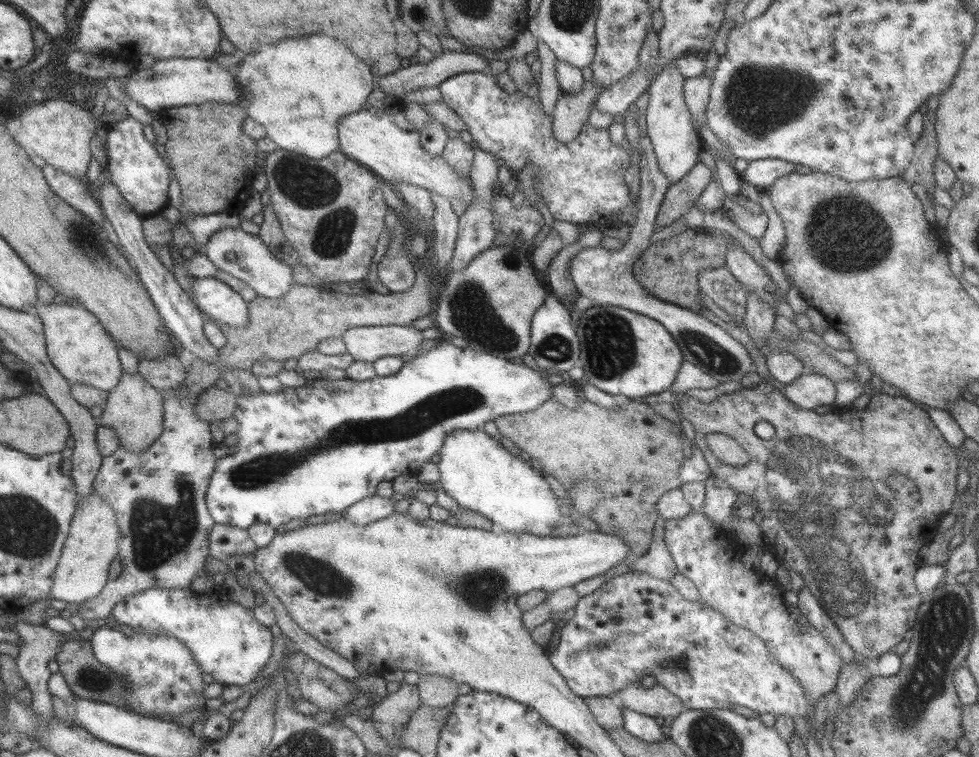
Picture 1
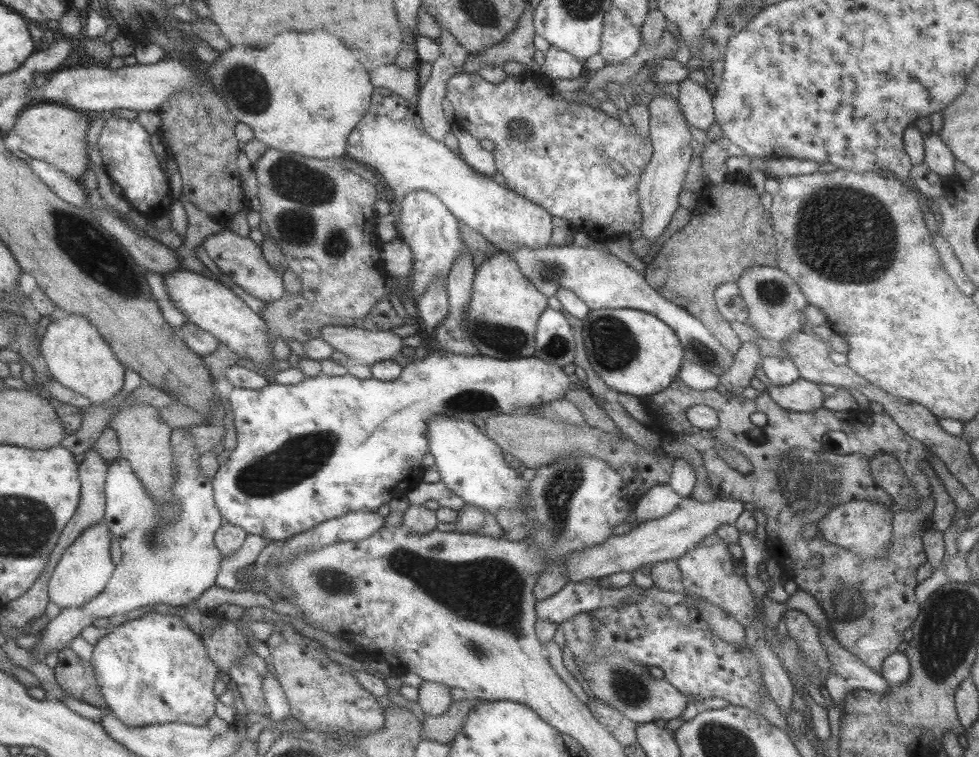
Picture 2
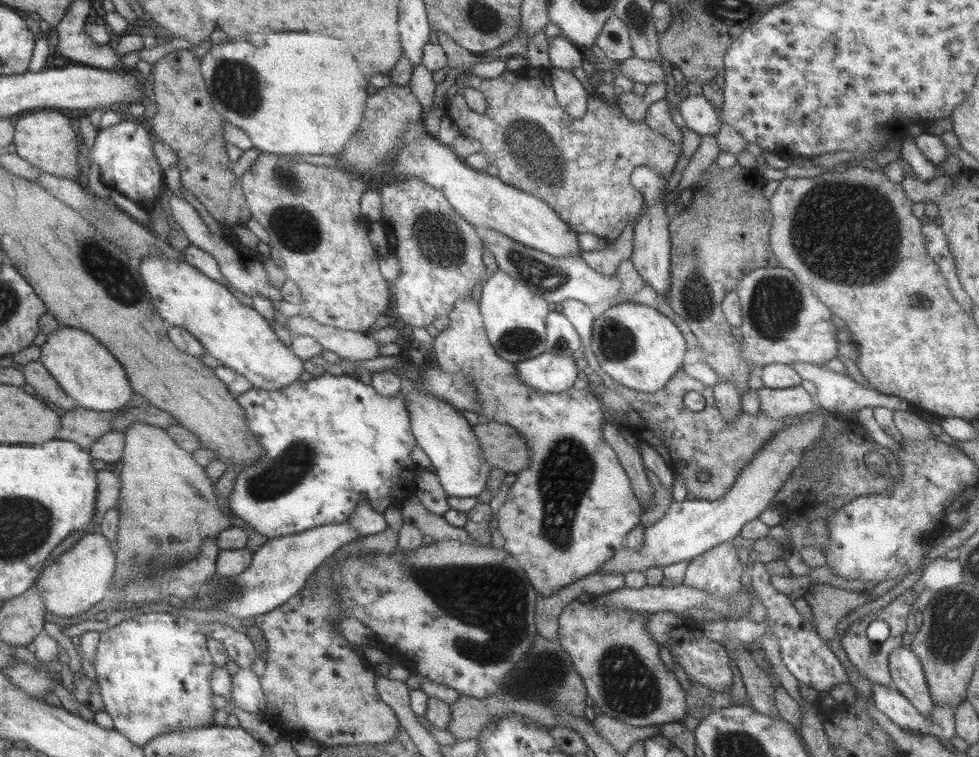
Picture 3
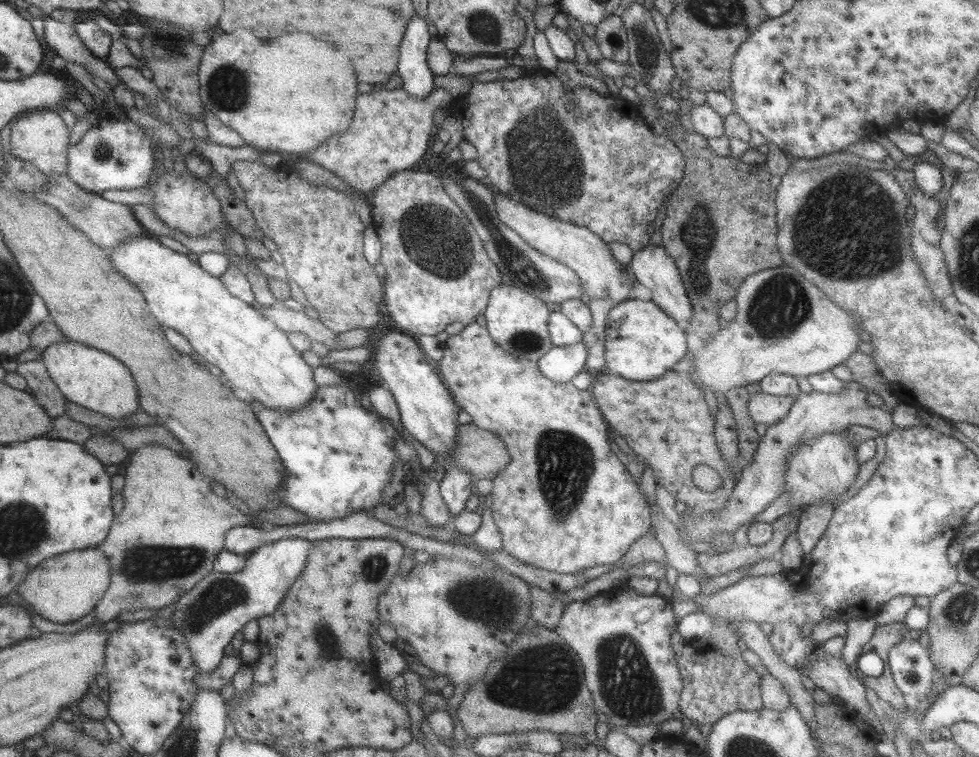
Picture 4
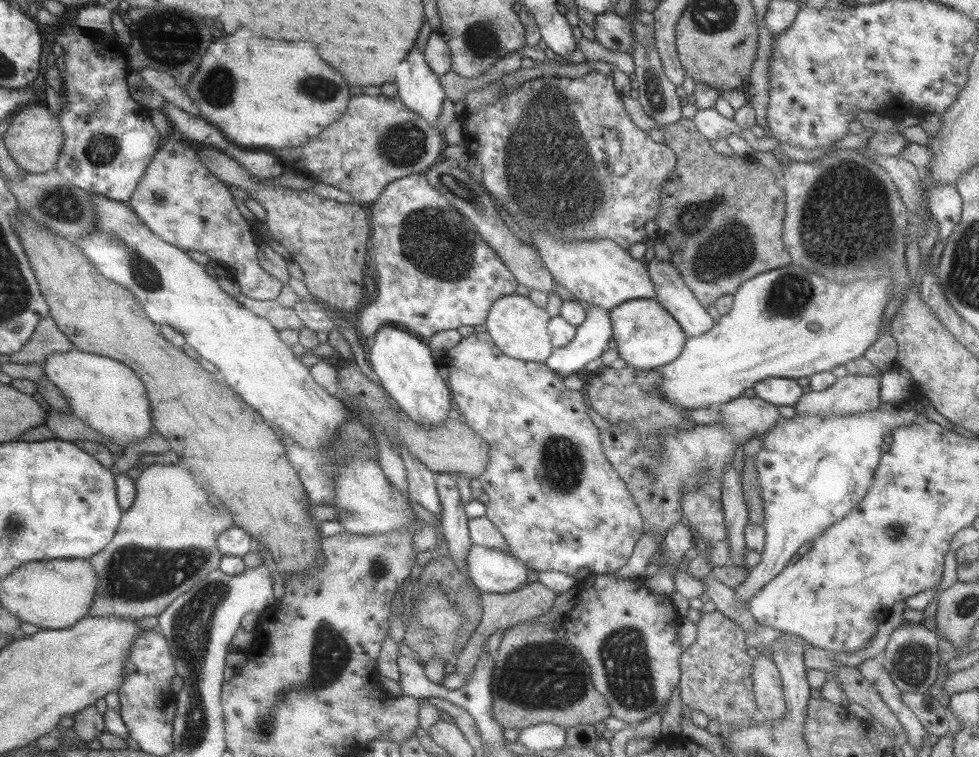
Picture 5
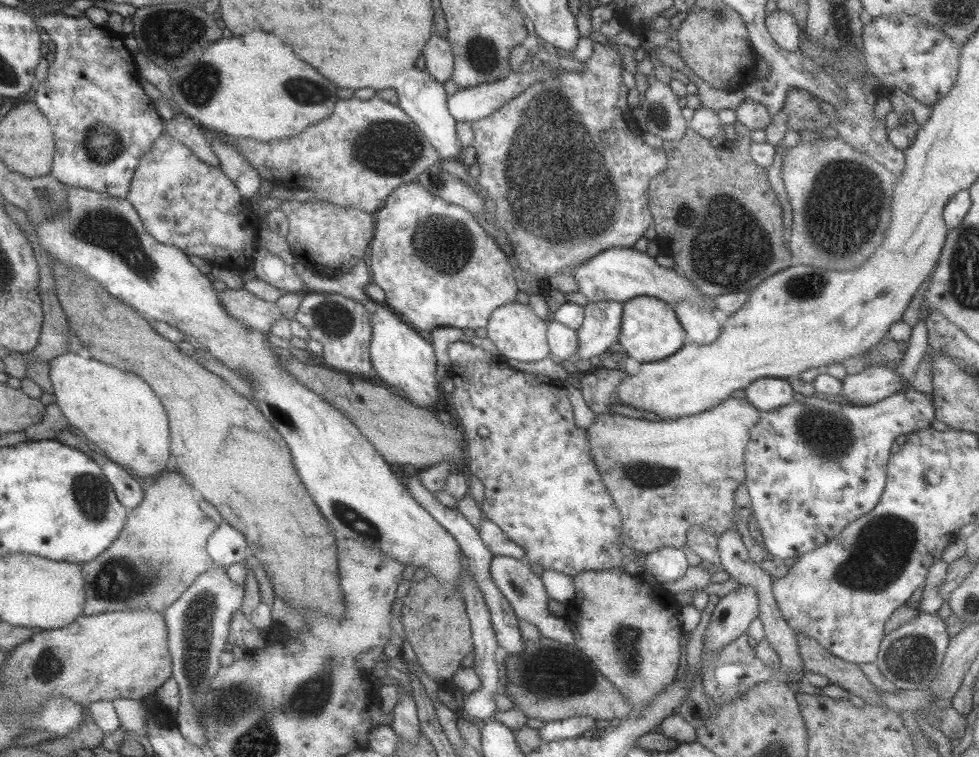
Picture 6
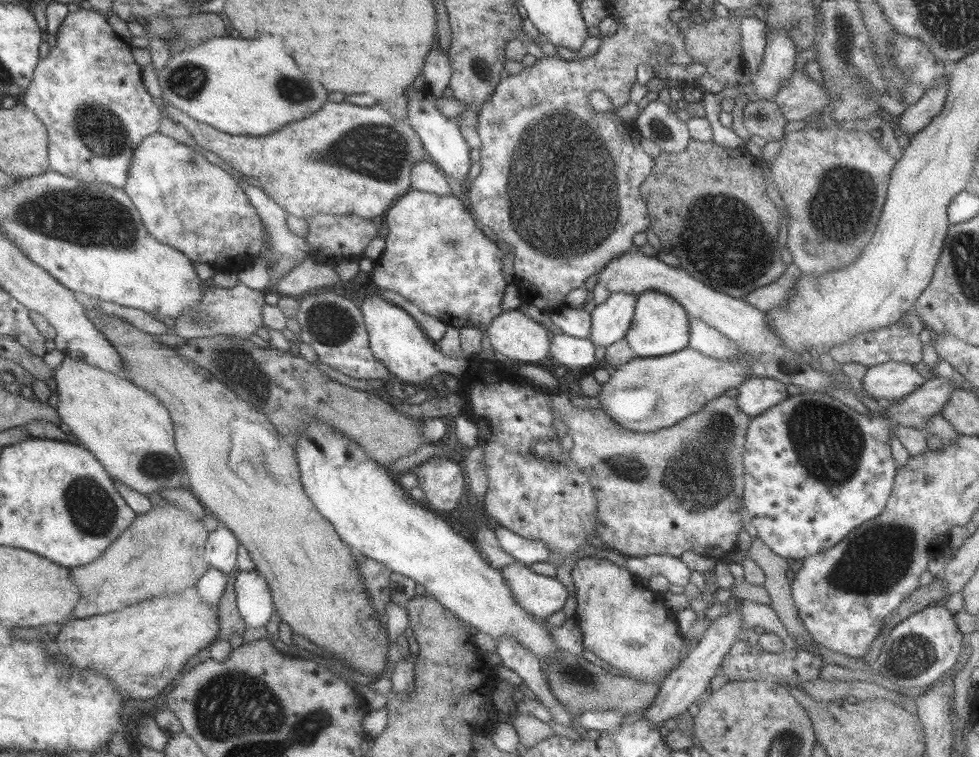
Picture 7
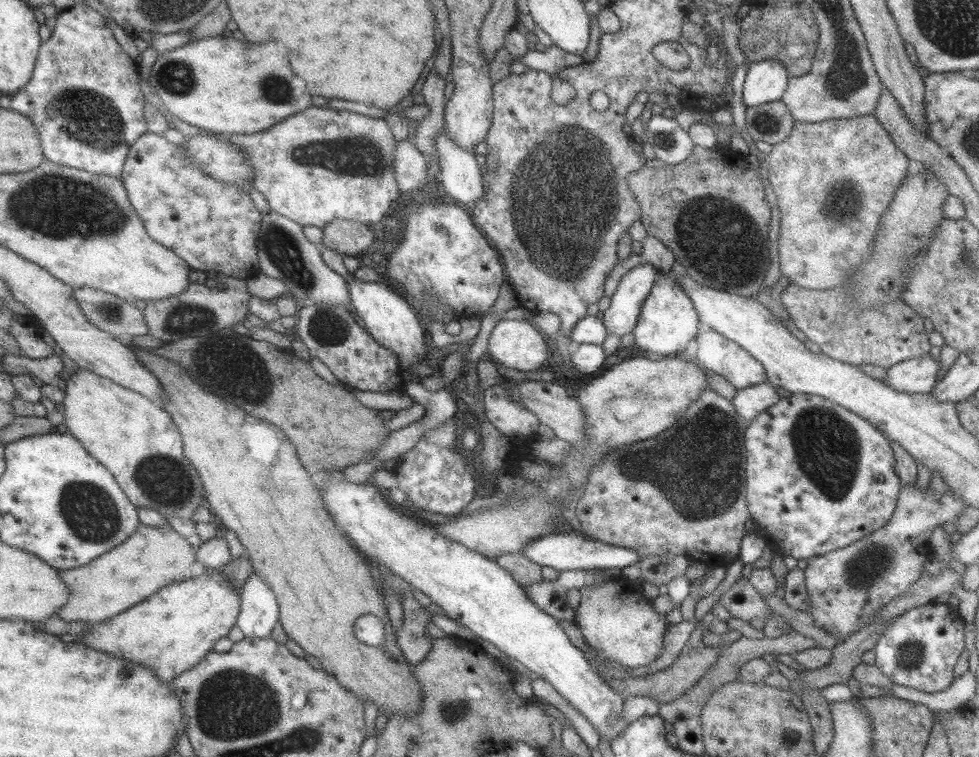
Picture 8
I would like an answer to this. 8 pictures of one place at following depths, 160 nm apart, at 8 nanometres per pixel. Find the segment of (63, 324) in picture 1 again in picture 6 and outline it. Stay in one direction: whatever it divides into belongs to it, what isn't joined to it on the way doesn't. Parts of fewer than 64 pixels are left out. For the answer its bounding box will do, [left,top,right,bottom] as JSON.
[48,348,168,478]

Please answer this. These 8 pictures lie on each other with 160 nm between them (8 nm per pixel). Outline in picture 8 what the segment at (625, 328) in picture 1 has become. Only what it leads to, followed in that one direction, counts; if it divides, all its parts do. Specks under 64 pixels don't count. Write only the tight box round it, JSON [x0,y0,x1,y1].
[631,276,702,356]

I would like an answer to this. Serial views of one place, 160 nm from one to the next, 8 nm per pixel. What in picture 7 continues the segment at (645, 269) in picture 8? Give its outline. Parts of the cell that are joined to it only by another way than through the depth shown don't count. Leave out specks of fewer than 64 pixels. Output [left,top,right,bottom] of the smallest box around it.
[588,293,637,346]

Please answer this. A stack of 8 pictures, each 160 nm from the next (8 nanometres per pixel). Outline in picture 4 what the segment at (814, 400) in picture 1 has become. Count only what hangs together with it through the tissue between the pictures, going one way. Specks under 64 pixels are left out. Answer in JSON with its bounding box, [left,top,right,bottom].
[747,391,796,427]

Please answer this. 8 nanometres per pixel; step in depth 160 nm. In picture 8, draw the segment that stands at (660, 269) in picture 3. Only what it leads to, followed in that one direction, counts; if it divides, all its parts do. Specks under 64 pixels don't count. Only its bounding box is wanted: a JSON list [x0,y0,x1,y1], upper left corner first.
[695,327,767,389]

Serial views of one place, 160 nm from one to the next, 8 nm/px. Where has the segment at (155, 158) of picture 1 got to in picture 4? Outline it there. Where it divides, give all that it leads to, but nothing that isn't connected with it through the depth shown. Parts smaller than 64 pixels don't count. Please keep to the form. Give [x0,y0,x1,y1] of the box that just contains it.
[65,116,153,194]

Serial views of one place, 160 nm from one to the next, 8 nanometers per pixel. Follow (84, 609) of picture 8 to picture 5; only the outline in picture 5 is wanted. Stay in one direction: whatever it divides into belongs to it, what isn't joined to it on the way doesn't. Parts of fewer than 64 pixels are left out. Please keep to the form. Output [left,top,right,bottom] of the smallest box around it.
[88,462,233,619]

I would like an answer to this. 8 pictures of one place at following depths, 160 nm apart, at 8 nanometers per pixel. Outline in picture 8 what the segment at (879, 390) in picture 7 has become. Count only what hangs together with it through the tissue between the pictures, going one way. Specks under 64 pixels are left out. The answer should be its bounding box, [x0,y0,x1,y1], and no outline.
[882,354,941,394]

